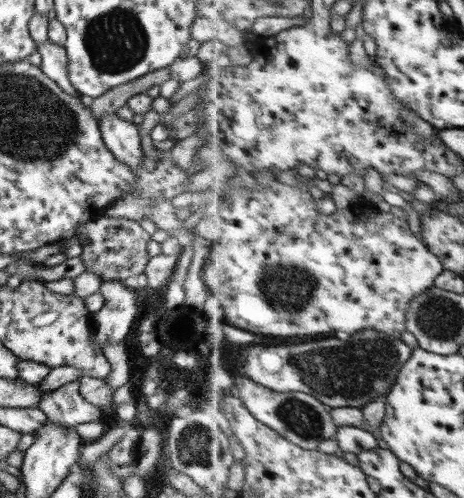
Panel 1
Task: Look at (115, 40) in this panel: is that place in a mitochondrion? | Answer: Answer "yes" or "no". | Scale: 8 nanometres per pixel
yes

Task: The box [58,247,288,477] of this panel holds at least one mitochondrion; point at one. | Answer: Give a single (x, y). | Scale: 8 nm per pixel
(195, 447)

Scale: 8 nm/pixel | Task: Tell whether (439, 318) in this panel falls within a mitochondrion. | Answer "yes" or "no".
yes

